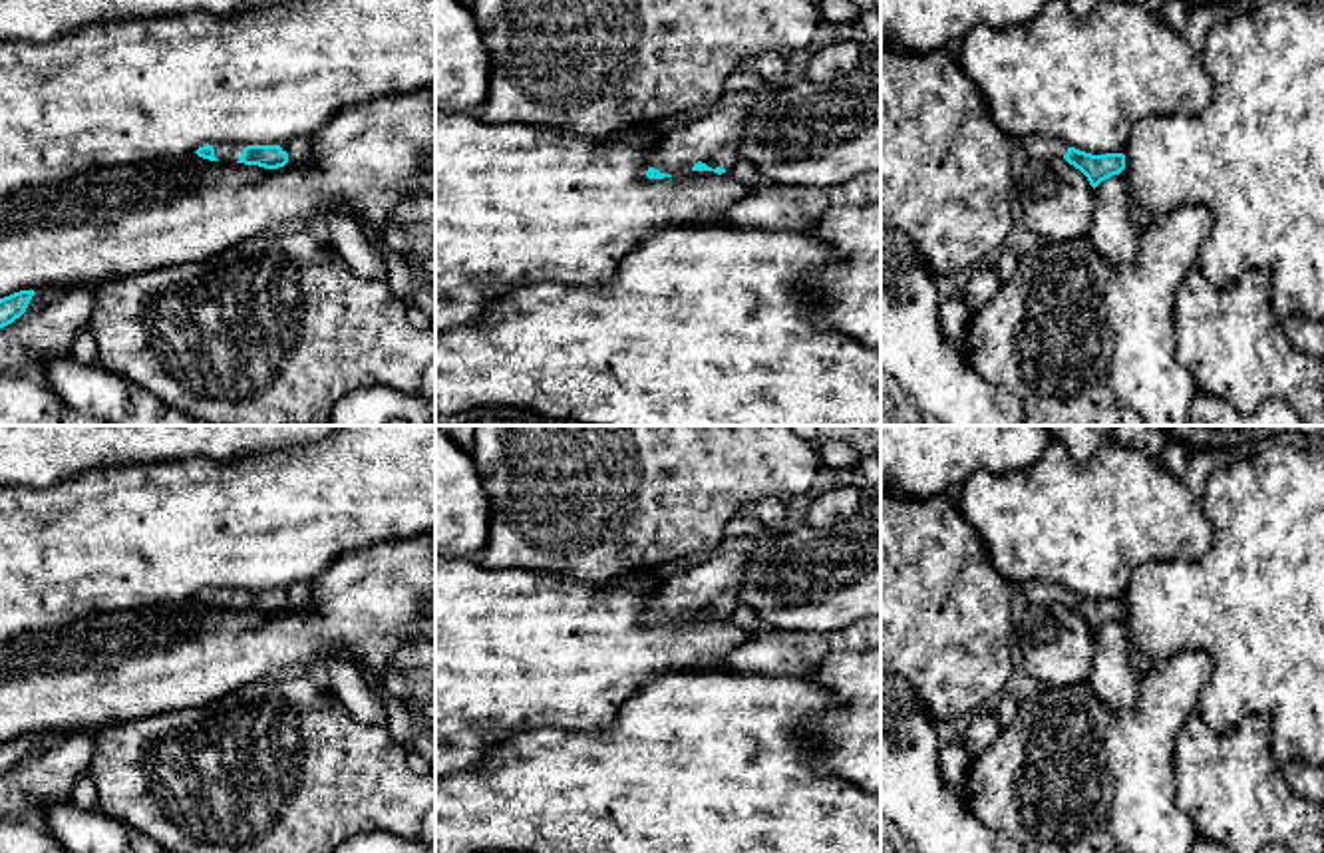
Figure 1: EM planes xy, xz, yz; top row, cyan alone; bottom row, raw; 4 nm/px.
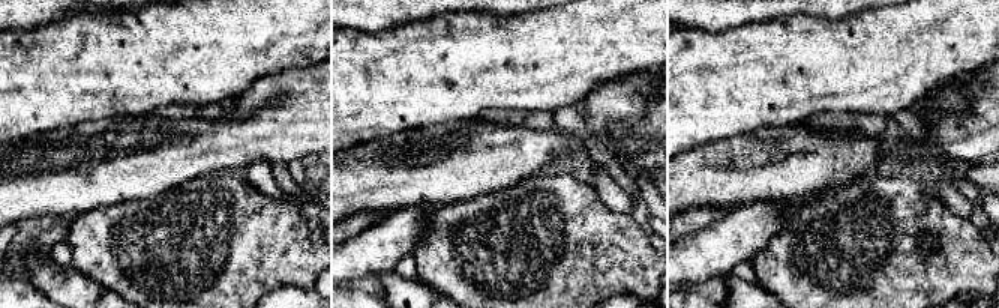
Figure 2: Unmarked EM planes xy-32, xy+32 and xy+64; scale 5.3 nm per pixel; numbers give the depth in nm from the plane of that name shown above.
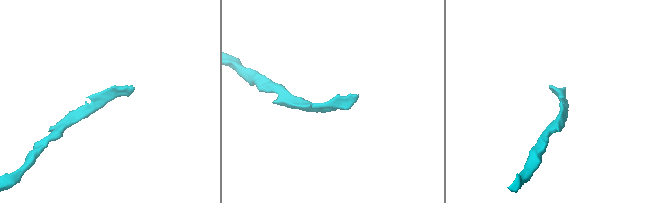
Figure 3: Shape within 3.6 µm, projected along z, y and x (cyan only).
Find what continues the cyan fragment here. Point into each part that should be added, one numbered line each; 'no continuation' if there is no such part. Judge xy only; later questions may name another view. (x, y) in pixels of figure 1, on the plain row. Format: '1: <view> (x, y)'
1: xy (223, 597)

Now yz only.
1: yz (1036, 593)

